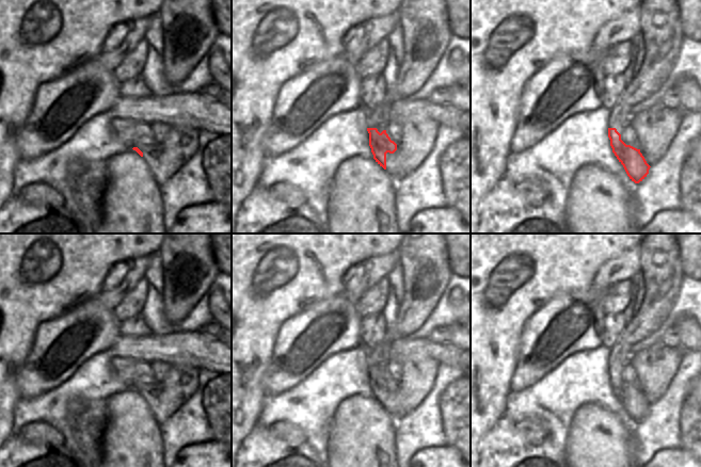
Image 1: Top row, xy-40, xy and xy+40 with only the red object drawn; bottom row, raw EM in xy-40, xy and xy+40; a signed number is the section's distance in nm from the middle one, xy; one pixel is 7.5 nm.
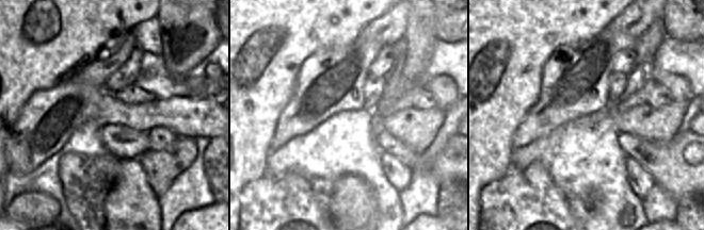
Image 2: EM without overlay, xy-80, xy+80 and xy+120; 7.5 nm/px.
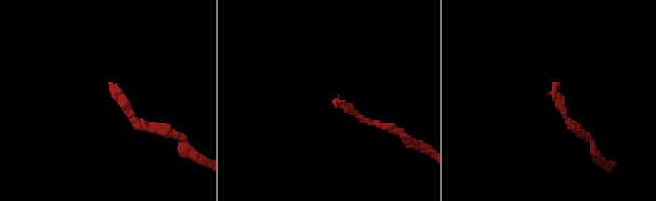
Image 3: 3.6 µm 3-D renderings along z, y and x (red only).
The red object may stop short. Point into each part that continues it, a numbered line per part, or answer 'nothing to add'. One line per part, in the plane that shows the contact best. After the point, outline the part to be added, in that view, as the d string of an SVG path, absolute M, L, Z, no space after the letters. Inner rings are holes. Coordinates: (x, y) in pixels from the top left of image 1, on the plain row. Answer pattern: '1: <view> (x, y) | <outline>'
1: xy-40 (130, 372) | M112 358L111 372L128 388L132 388L137 384L153 384L156 382L150 365L142 360Z

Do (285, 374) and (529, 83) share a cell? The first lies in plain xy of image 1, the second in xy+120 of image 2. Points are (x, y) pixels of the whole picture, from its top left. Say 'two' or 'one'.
two

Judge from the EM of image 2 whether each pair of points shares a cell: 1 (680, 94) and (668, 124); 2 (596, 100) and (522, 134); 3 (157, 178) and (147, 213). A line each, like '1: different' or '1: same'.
1: different
2: same
3: different

